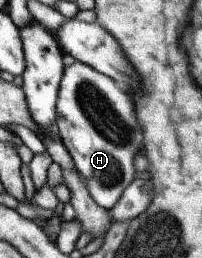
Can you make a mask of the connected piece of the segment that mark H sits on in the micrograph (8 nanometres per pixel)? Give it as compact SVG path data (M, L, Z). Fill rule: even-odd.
M76 60L65 68L57 110L59 135L88 185L90 195L100 207L111 210L122 199L126 187L134 183L134 155L144 141L136 123L134 103L114 79Z

